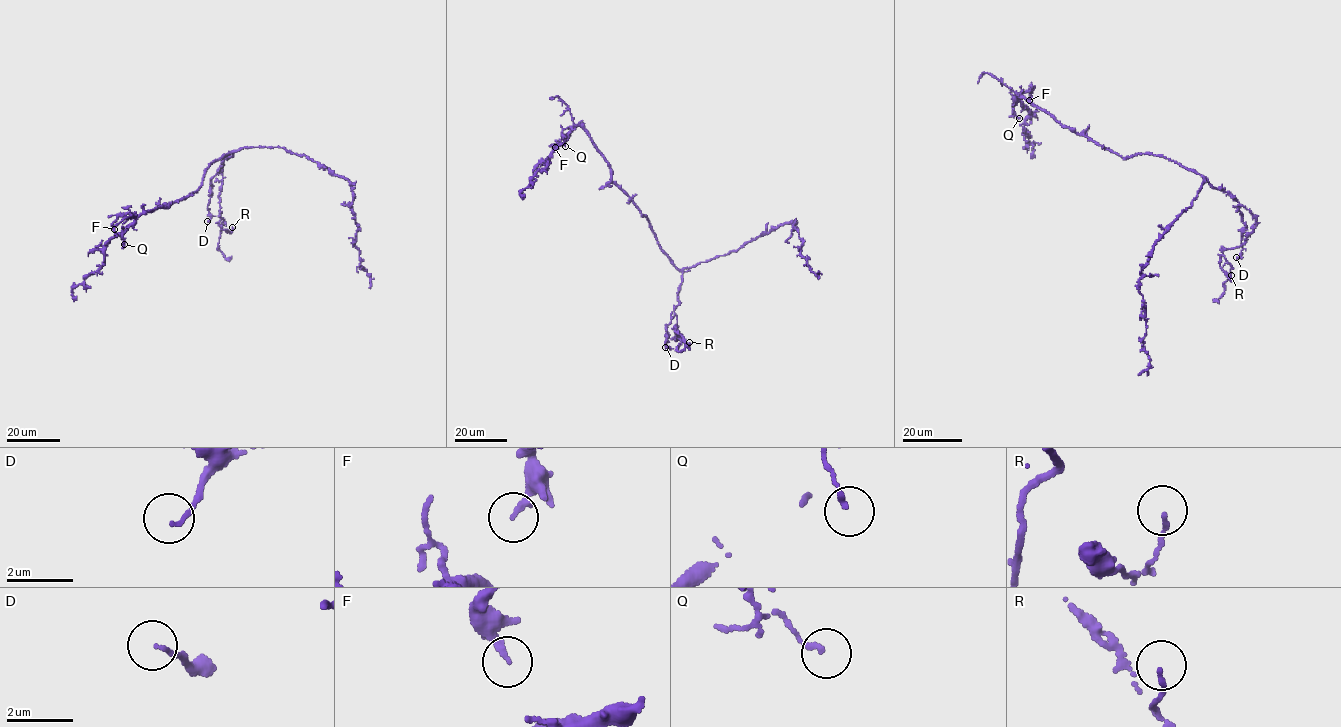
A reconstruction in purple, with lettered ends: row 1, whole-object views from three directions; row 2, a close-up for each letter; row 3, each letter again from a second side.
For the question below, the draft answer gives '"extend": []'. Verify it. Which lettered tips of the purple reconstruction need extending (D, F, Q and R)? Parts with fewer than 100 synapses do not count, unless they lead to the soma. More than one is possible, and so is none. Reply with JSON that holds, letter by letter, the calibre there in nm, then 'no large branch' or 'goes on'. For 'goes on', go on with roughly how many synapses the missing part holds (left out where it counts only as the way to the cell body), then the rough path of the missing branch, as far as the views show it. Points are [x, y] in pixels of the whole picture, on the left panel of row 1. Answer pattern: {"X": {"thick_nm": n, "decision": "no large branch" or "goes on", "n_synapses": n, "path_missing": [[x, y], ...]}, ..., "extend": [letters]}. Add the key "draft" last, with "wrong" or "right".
{"D": {"thick_nm": 100, "decision": "no large branch"}, "F": {"thick_nm": 200, "decision": "no large branch"}, "Q": {"thick_nm": 140, "decision": "no large branch"}, "R": {"thick_nm": 110, "decision": "no large branch"}, "extend": [], "draft": "right"}

